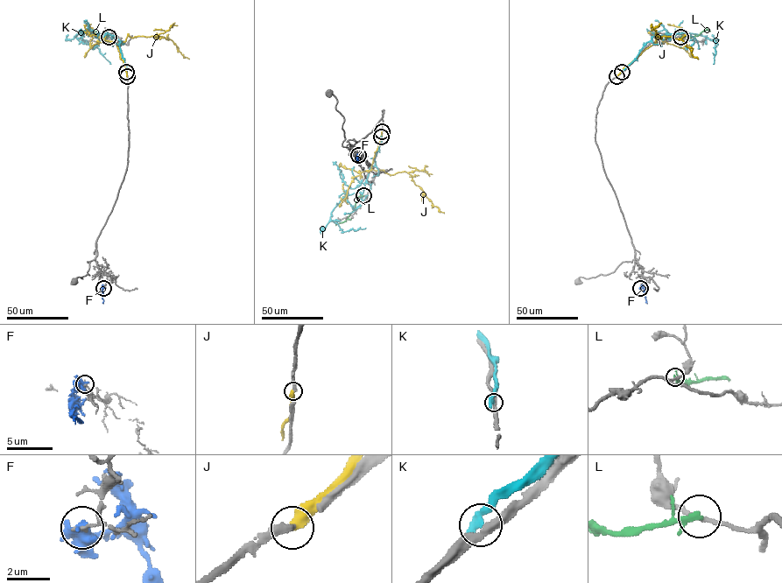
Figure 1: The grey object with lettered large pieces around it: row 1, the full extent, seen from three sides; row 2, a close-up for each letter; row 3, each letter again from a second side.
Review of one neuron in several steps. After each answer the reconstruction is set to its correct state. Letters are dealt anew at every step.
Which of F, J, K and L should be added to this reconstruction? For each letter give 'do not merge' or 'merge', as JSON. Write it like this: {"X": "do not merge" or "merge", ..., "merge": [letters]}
{"F": "do not merge", "J": "do not merge", "K": "do not merge", "L": "do not merge", "merge": []}

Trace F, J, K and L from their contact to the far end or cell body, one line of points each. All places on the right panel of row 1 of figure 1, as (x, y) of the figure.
F: (640, 288), (644, 290), (647, 304)
J: (616, 76), (656, 44), (655, 34), (658, 38), (669, 36), (681, 39), (698, 59)
K: (622, 72), (653, 37), (686, 32), (701, 34), (717, 43), (713, 64)
L: (680, 36), (691, 37), (706, 30), (710, 31)

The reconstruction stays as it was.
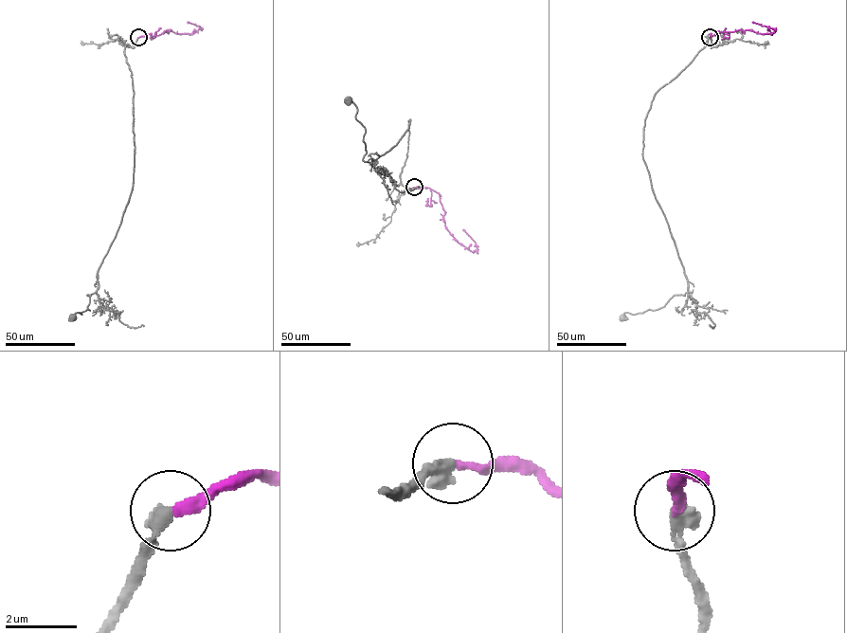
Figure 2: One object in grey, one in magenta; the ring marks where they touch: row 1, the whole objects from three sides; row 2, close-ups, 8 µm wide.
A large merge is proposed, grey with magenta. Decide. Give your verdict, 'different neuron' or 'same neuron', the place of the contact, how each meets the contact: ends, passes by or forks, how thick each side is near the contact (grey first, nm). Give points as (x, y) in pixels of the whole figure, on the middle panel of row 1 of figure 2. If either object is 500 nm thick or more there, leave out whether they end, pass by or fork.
same neuron; place (414, 187); grey ends; magenta ends; calibres 460 and 280 nm

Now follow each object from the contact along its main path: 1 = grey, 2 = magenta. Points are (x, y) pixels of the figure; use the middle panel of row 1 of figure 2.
1: (414, 187), (405, 188), (400, 176), (410, 119), (397, 143), (373, 165), (363, 159), (365, 129), (348, 99)
2: (414, 187), (429, 188), (439, 194), (445, 228), (458, 242), (476, 251), (476, 242), (462, 229)

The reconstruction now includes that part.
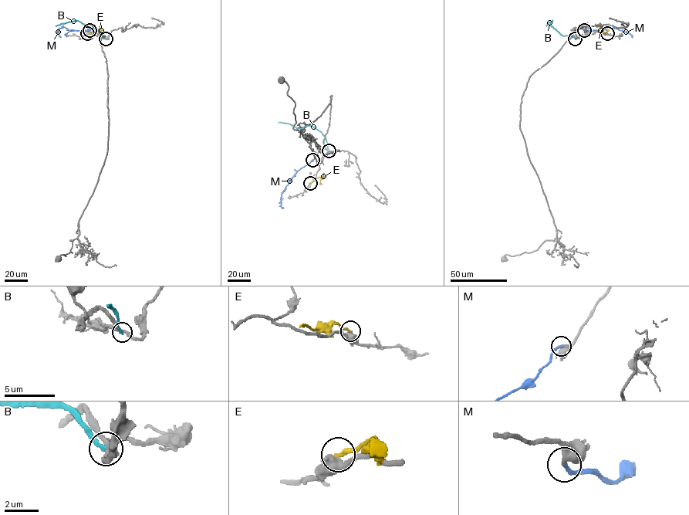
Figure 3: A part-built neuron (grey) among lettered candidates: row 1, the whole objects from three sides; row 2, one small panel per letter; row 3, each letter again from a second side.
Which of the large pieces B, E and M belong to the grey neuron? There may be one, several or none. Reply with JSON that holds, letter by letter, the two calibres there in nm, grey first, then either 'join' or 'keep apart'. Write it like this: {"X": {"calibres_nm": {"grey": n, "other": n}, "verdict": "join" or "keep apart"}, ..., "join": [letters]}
{"B": {"calibres_nm": {"grey": 240, "other": 240}, "verdict": "keep apart"}, "E": {"calibres_nm": {"grey": 500, "other": 240}, "verdict": "keep apart"}, "M": {"calibres_nm": {"grey": 550, "other": 260}, "verdict": "join"}, "join": ["M"]}

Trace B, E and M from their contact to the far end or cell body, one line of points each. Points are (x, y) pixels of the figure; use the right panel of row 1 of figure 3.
B: (575, 38), (572, 35), (562, 35), (550, 25), (552, 20), (546, 26)
E: (607, 33), (601, 32), (602, 29), (596, 25)
M: (583, 30), (602, 31), (612, 26), (628, 32), (632, 37)

